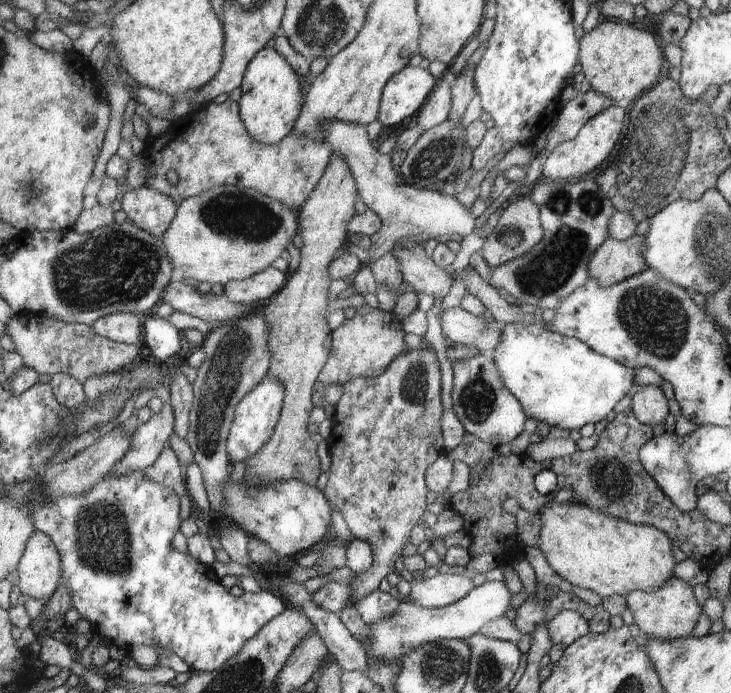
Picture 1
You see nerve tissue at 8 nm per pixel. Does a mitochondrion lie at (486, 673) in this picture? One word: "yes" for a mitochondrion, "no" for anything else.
yes

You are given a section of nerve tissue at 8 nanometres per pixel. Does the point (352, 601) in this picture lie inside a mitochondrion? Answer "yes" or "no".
no

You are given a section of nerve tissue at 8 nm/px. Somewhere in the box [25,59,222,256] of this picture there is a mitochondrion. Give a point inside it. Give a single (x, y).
(88, 121)

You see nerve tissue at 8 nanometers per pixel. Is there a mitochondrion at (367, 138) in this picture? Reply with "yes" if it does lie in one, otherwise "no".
no

